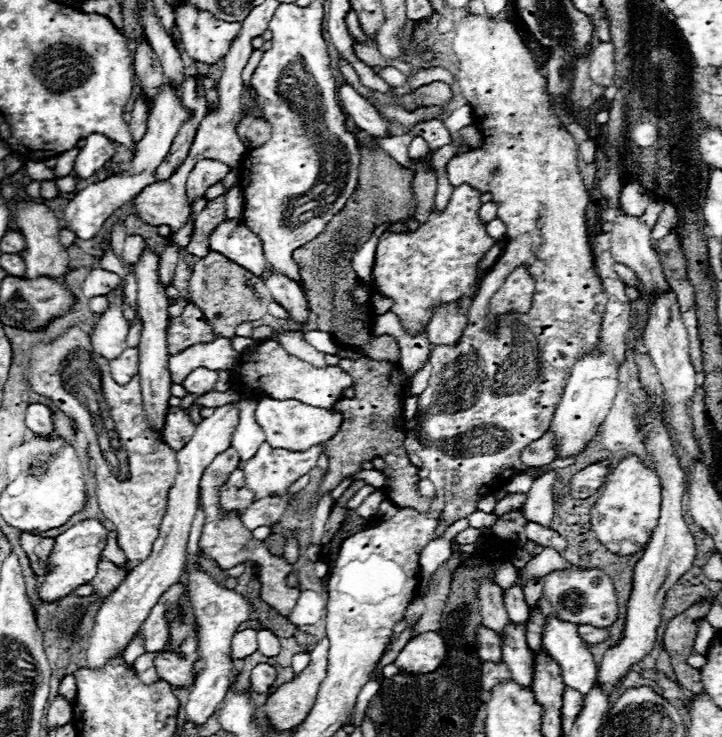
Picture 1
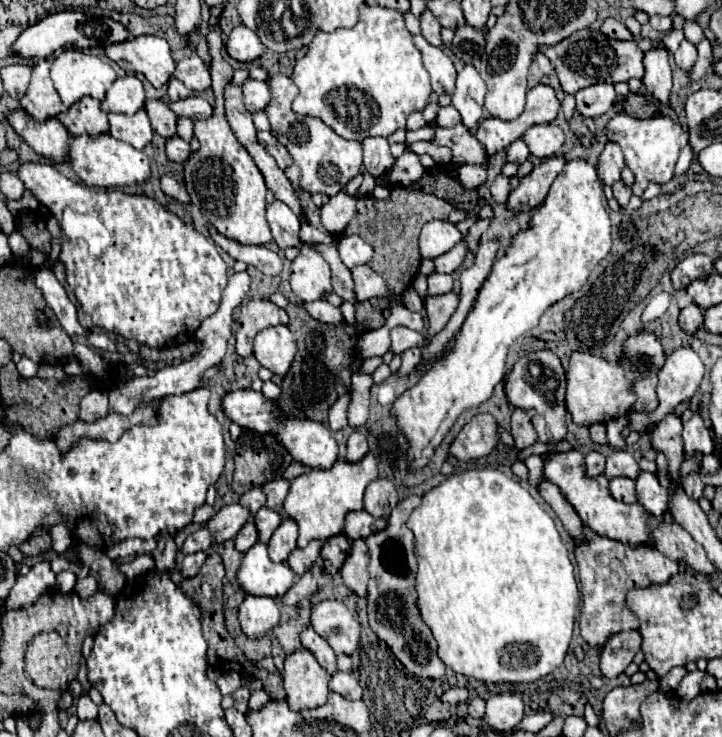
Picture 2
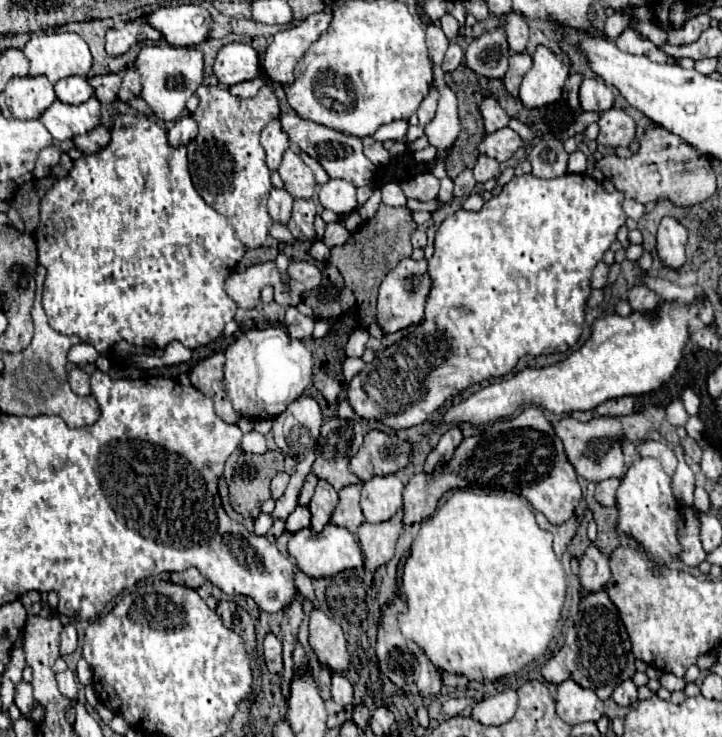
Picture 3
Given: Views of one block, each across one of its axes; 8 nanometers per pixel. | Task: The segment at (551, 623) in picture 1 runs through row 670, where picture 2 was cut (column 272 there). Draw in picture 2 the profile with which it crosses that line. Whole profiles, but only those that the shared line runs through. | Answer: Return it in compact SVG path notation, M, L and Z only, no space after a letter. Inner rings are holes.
M256 542L244 552L236 580L246 594L252 596L282 596L294 584L294 572L284 564L268 558L268 546Z

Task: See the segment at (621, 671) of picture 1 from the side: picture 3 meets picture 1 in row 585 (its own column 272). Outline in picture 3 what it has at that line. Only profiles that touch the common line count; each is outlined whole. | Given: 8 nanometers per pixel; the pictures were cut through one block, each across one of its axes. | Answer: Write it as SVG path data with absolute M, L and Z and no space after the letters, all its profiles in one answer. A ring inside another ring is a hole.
M274 634L264 638L264 660L272 674L282 674L282 642Z

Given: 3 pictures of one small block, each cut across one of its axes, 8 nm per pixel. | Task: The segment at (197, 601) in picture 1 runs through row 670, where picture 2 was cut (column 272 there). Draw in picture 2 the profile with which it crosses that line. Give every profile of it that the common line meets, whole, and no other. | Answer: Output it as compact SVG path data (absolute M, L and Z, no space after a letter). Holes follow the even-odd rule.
M274 200L266 208L266 220L270 224L274 242L284 250L290 246L300 246L300 220L298 216L280 200Z

